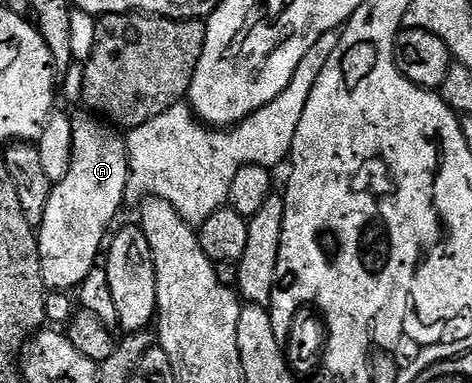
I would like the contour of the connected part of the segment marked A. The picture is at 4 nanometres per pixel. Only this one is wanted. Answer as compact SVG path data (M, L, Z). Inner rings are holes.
M83 112L71 114L74 143L70 171L66 171L66 179L53 184L46 215L38 226L42 279L52 291L75 290L90 275L98 263L96 256L100 248L101 253L105 248L116 212L126 205L128 143L125 134L97 114Z

